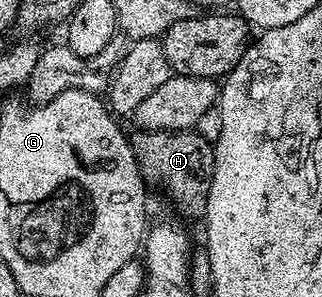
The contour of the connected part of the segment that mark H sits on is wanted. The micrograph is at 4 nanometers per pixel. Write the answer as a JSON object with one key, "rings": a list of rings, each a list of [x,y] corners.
{"rings":[[[195,129],[190,131],[145,131],[136,130],[136,135],[130,136],[131,148],[139,163],[139,171],[148,184],[156,183],[167,190],[169,198],[175,202],[175,207],[187,219],[202,220],[207,214],[209,201],[209,185],[213,185],[213,169],[215,168],[215,149],[213,143],[199,135]]]}

